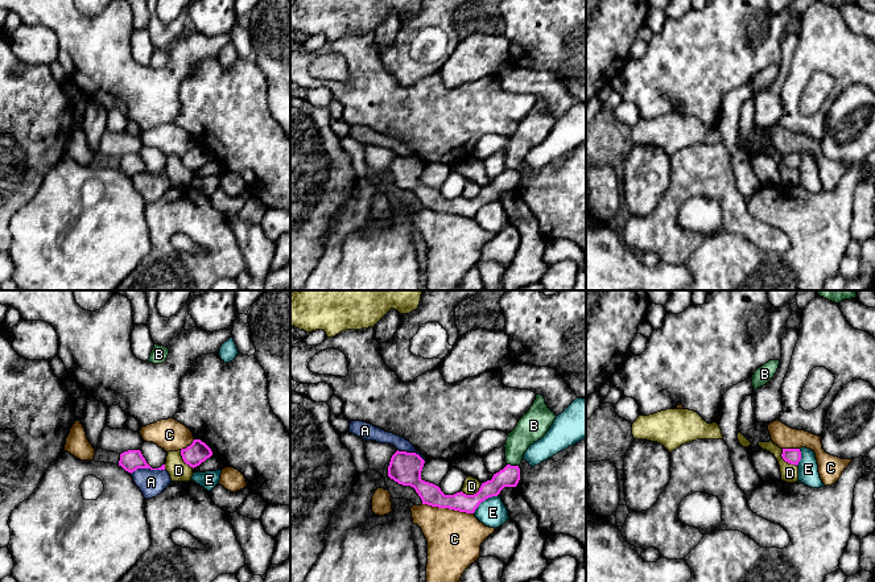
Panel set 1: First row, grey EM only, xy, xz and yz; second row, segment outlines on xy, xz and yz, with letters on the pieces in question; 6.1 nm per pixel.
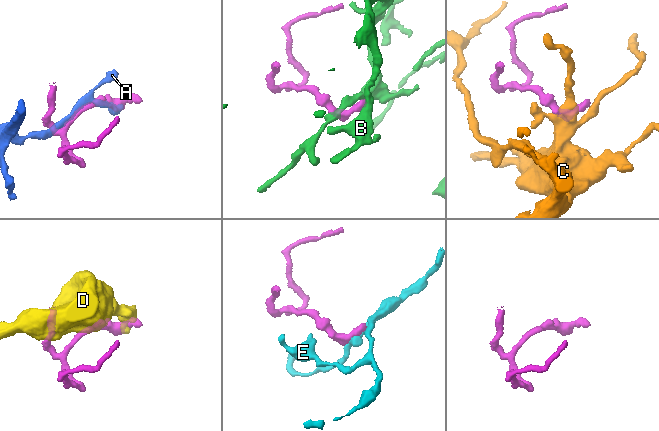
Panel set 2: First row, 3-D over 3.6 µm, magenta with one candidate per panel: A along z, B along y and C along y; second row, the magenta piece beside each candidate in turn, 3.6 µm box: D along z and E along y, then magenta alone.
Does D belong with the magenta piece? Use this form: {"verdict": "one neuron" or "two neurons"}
{"verdict": "two neurons"}

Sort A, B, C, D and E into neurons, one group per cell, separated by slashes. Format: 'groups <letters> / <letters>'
groups A / B / C / D / E

